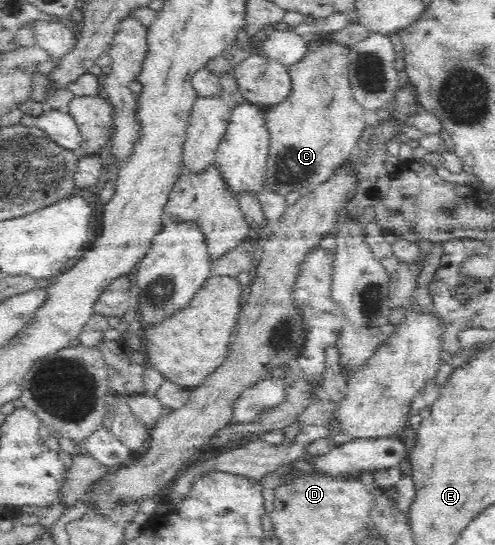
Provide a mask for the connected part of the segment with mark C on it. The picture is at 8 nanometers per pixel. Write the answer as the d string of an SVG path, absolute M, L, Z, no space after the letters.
M310 41L309 51L299 63L289 67L292 79L292 94L282 104L263 107L269 132L269 154L262 172L260 191L270 191L280 197L298 192L302 188L310 191L328 182L353 155L360 133L364 129L365 109L356 103L348 78L348 48L336 44L318 44Z

